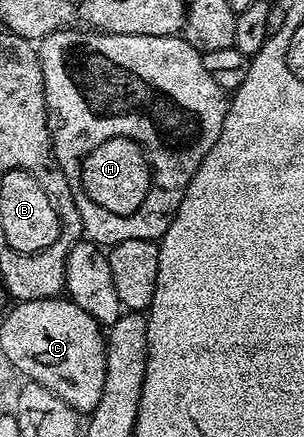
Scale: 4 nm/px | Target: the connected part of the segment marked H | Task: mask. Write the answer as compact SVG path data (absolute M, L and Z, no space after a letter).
M125 136L110 138L80 161L78 169L83 195L89 198L110 216L132 216L146 202L146 194L152 188L152 169L149 157L140 143Z

